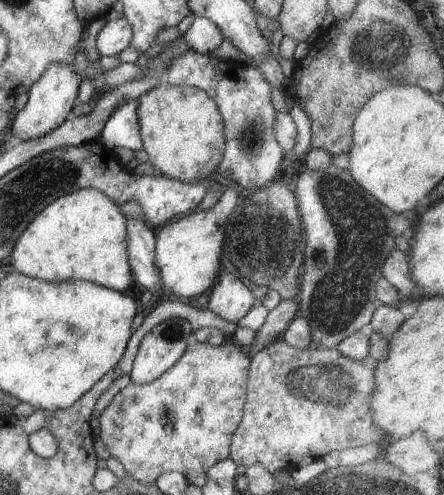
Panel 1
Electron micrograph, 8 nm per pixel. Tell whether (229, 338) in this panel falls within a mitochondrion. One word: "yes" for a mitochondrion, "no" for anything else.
no

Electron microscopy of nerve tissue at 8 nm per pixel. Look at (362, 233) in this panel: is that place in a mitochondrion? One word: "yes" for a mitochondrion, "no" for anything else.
yes

